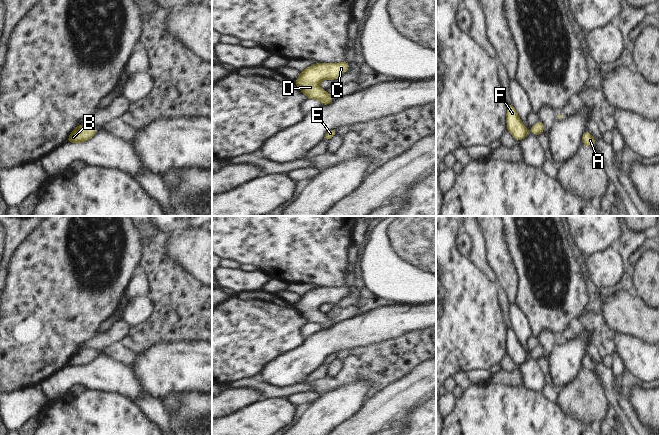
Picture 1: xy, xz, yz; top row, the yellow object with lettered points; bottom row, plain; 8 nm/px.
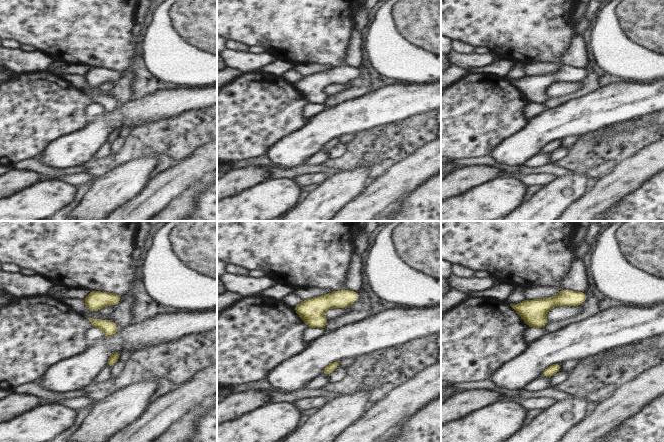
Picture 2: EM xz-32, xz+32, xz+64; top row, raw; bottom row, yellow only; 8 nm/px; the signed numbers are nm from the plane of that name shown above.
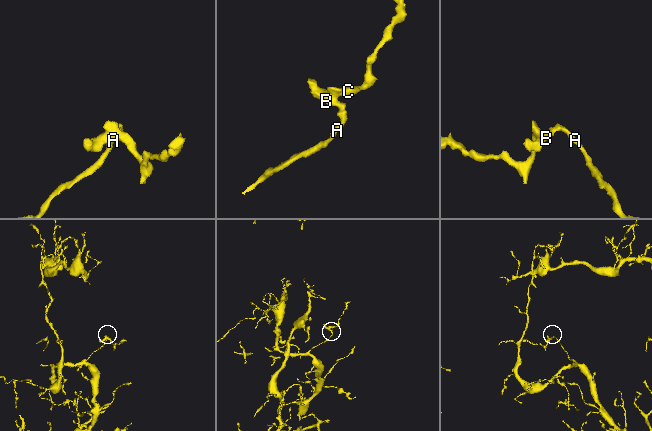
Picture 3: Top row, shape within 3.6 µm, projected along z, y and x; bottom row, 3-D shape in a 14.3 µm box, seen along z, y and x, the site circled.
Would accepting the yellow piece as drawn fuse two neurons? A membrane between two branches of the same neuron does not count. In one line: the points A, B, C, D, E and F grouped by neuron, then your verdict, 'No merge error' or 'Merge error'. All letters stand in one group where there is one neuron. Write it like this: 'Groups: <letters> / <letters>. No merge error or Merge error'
Groups: A B C D E F. No merge error

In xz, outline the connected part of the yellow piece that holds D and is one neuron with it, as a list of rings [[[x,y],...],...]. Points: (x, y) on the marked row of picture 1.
[[[349,62],[344,63],[316,63],[301,71],[295,85],[308,97],[317,99],[322,105],[328,105],[334,99],[319,87],[323,79],[336,80],[349,69]]]

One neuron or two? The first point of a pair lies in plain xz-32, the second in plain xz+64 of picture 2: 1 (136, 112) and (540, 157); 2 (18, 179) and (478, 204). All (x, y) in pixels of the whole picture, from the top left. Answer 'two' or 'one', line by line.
1: two
2: two

